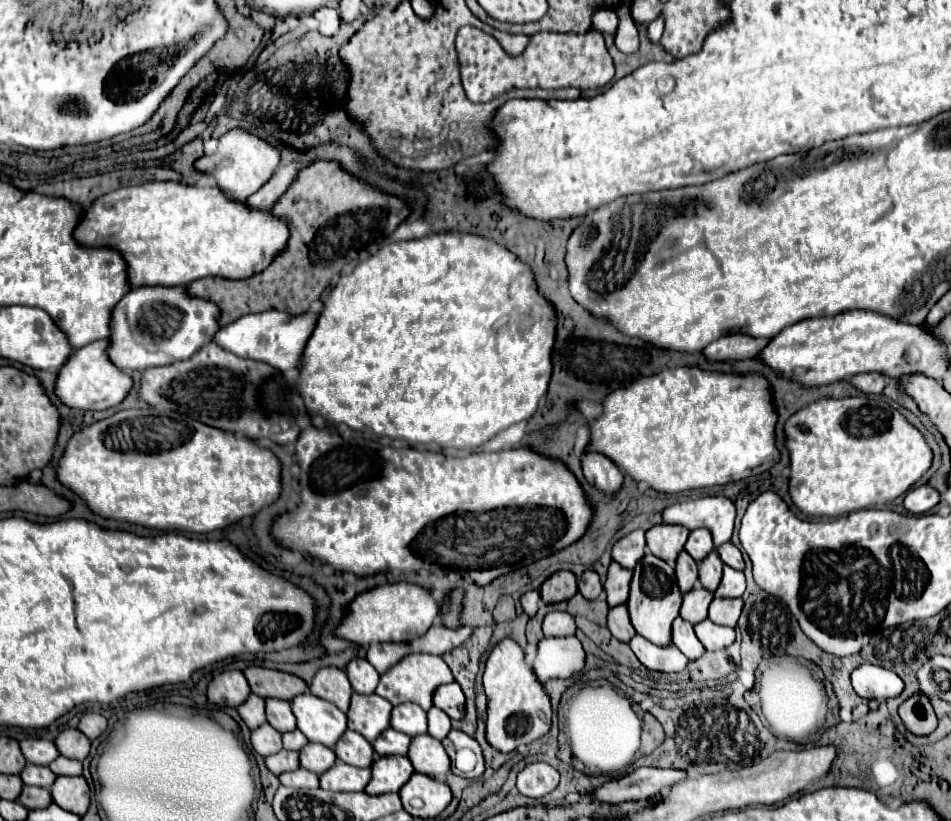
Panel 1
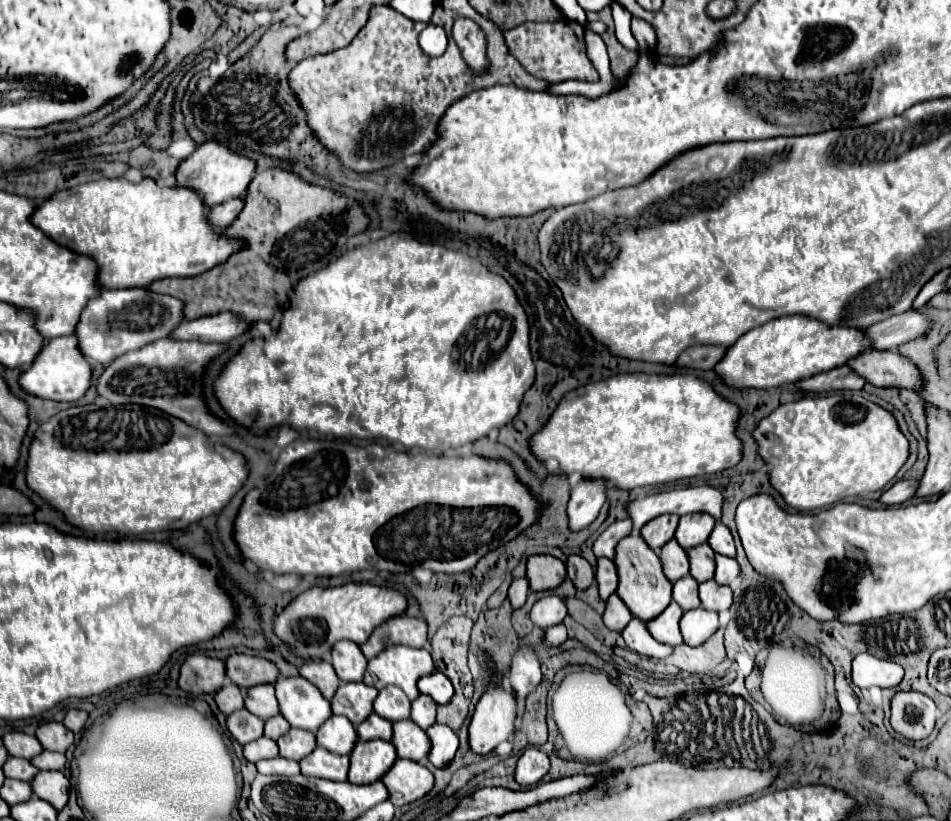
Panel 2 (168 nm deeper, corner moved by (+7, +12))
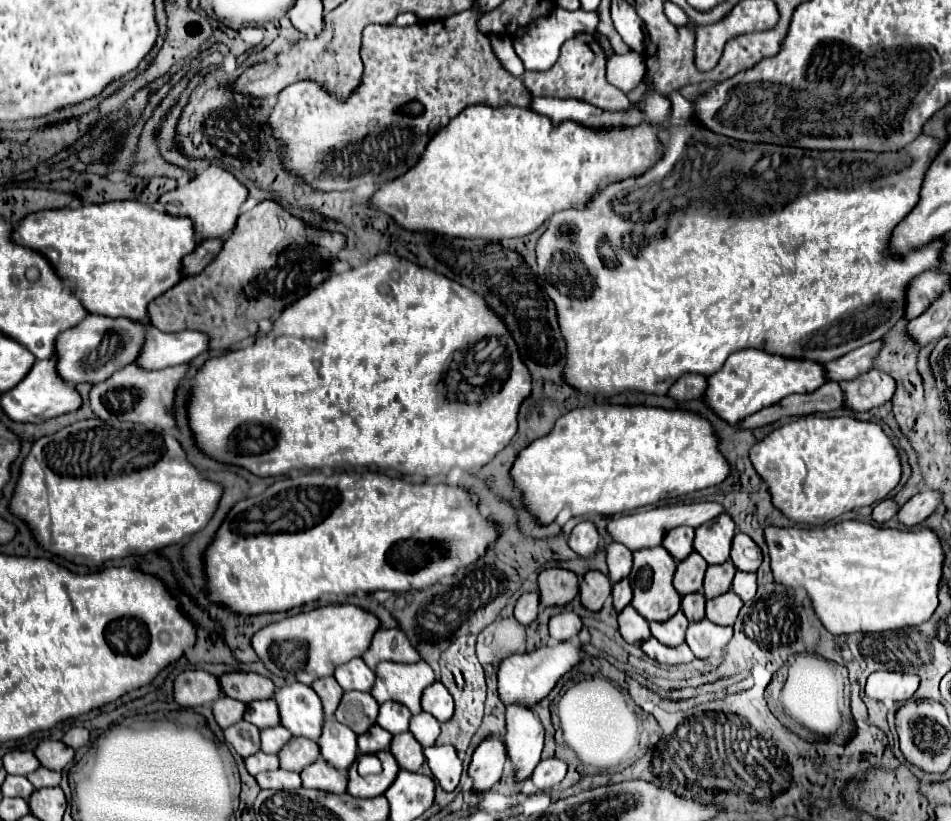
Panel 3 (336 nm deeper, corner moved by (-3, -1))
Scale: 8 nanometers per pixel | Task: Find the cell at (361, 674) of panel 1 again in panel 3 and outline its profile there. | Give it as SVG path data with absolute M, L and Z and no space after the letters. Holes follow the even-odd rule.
M362 659L340 665L334 677L344 691L370 691L374 685L374 671Z

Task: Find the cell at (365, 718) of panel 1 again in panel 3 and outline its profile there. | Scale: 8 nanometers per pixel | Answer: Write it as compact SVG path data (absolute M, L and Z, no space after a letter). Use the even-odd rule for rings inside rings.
M362 691L344 693L336 709L336 719L348 725L358 735L368 731L376 723L376 717L378 717L378 703L370 693Z

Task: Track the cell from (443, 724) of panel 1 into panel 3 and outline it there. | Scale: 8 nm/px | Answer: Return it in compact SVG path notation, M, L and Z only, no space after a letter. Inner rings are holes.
M418 713L410 719L410 733L426 749L432 747L440 735L440 723L430 713Z

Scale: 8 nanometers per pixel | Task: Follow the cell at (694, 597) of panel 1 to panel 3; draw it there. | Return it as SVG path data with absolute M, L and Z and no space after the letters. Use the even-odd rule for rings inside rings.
M688 593L682 597L682 611L688 617L688 621L700 621L704 619L704 605L706 597L704 593Z

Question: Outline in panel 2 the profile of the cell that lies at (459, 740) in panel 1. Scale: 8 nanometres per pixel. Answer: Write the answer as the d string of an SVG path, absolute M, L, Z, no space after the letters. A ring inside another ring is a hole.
M434 724L428 730L430 742L432 742L432 750L436 754L440 754L440 764L448 764L450 758L454 756L454 752L458 750L458 734L452 728L446 728L446 724Z

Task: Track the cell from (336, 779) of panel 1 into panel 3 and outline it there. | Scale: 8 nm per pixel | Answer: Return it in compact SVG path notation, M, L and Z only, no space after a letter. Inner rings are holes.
M316 759L312 765L308 765L300 773L300 777L304 787L332 791L332 793L346 793L346 785L348 785L346 773L328 765L324 759Z

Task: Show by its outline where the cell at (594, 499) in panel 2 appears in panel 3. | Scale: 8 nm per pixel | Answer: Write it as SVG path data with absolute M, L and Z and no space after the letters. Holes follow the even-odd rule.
M590 521L578 523L570 533L570 549L576 551L580 557L594 557L598 551L598 531L596 525Z

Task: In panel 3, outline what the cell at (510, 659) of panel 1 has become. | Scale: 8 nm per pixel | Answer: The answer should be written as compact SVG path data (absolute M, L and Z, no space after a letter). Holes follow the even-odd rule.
M500 737L484 739L474 751L468 769L468 775L472 779L472 791L474 793L490 791L500 781L506 759L508 759L506 749Z

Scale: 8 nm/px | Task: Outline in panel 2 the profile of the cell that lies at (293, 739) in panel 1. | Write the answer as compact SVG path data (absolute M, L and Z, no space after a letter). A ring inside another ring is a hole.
M274 716L274 718L266 720L266 724L264 724L264 736L272 738L272 740L278 740L288 730L290 730L290 724L282 716Z

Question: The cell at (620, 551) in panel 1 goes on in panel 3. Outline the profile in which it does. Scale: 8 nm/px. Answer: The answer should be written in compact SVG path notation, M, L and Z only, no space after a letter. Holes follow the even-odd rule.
M610 543L606 549L606 561L608 561L608 575L612 583L618 583L620 579L628 577L632 569L632 551L628 551L620 543Z

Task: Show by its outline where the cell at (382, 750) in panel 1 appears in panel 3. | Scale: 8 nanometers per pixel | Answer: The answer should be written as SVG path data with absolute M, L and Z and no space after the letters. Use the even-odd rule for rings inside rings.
M372 725L372 729L368 729L366 733L362 733L358 737L358 751L360 753L378 753L378 751L384 751L388 749L392 741L392 735L382 729L380 725Z

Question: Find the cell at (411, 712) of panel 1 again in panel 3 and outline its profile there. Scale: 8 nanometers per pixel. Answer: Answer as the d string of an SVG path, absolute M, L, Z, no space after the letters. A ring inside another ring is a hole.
M394 701L380 705L380 713L378 713L376 723L380 727L384 727L386 731L390 731L392 735L408 731L408 721L410 721L410 711L404 705L394 703Z

